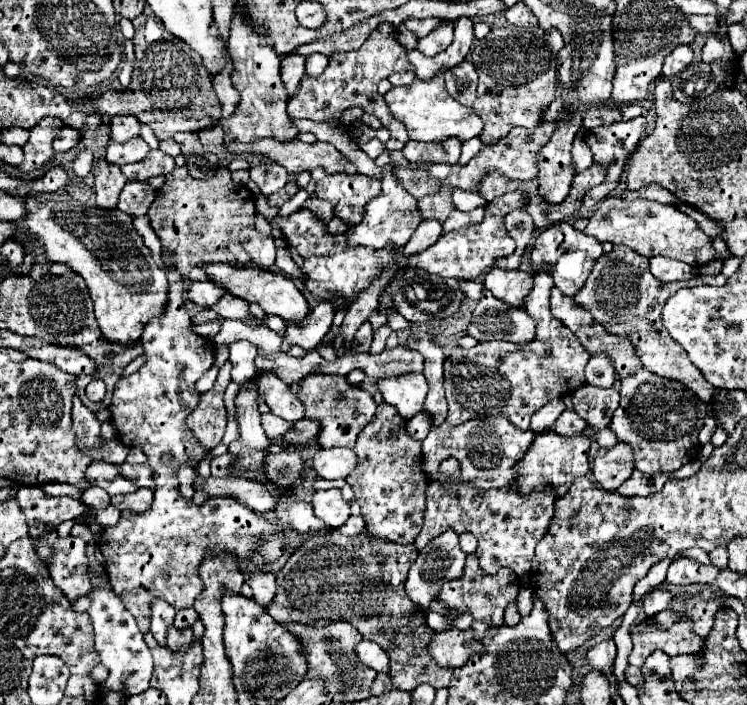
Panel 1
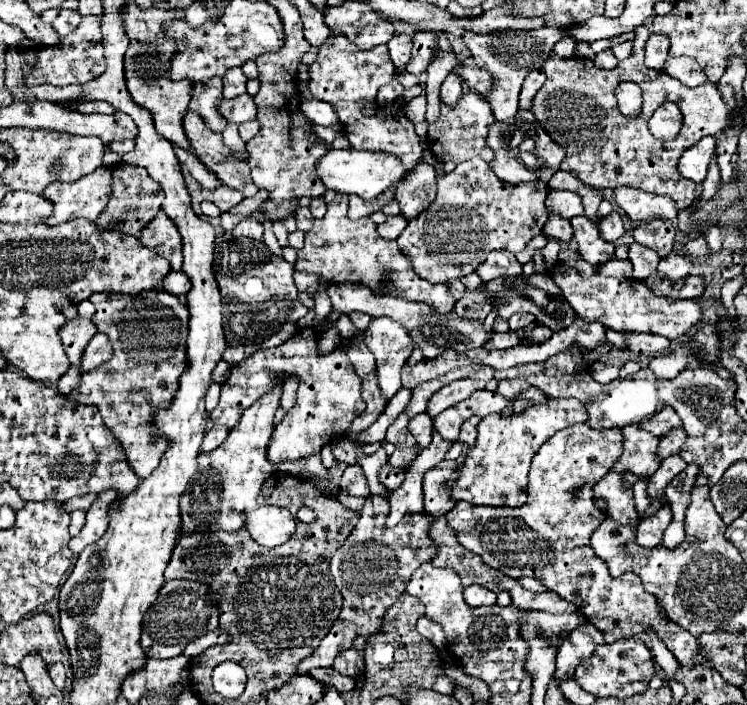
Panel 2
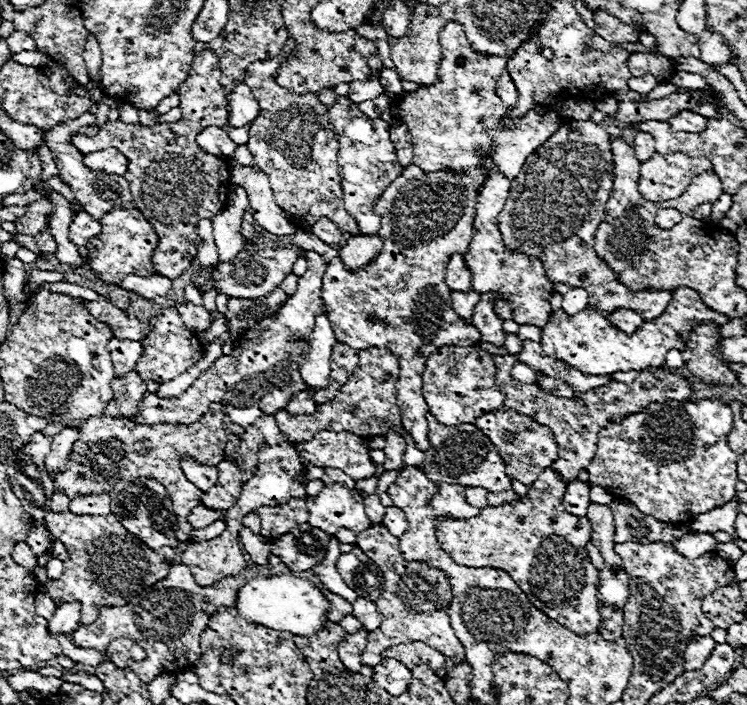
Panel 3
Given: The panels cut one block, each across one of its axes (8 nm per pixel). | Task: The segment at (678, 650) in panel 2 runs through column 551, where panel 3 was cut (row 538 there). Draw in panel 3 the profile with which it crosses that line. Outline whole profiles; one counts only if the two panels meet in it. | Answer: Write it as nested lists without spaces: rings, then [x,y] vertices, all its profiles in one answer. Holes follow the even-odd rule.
[[[546,468],[536,482],[528,486],[528,494],[514,504],[500,504],[500,506],[488,506],[480,510],[478,516],[470,520],[438,520],[436,522],[436,538],[442,544],[442,548],[458,562],[464,566],[490,566],[490,568],[500,568],[506,570],[516,584],[526,592],[528,600],[546,616],[552,620],[558,620],[566,628],[588,634],[588,632],[598,632],[600,616],[598,616],[598,598],[596,598],[596,588],[598,588],[598,572],[596,568],[588,562],[586,554],[586,542],[592,536],[592,528],[586,516],[570,516],[564,506],[562,506],[562,496],[564,496],[566,484],[556,478],[556,474]]]

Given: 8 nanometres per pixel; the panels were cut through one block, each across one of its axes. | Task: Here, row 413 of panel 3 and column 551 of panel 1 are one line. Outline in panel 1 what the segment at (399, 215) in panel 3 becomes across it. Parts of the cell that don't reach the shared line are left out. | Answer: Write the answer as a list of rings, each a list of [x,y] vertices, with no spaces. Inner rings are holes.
[[[550,400],[538,412],[534,412],[534,418],[530,422],[530,428],[534,432],[546,432],[564,410],[566,410],[566,406],[564,406],[562,400]]]

